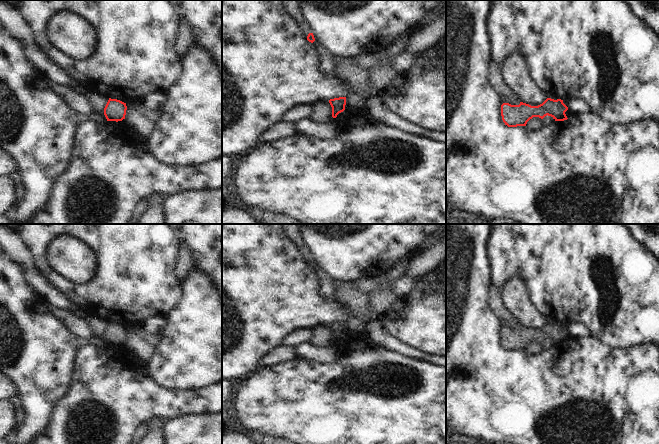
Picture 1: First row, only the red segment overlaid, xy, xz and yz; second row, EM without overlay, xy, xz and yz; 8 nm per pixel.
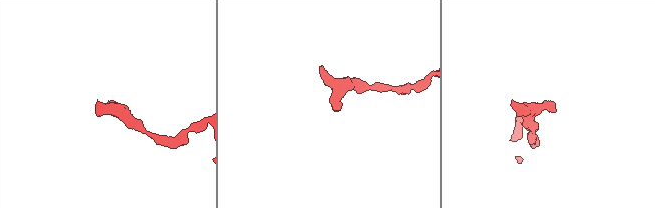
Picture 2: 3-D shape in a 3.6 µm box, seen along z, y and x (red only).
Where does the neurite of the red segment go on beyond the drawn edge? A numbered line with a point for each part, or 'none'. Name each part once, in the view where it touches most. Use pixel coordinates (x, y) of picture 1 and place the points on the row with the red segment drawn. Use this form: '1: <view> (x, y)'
1: xz (292, 7)

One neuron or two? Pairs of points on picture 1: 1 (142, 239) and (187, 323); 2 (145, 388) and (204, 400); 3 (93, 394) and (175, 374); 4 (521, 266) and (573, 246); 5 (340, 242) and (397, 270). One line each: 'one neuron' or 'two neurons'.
1: two neurons
2: one neuron
3: two neurons
4: one neuron
5: two neurons

